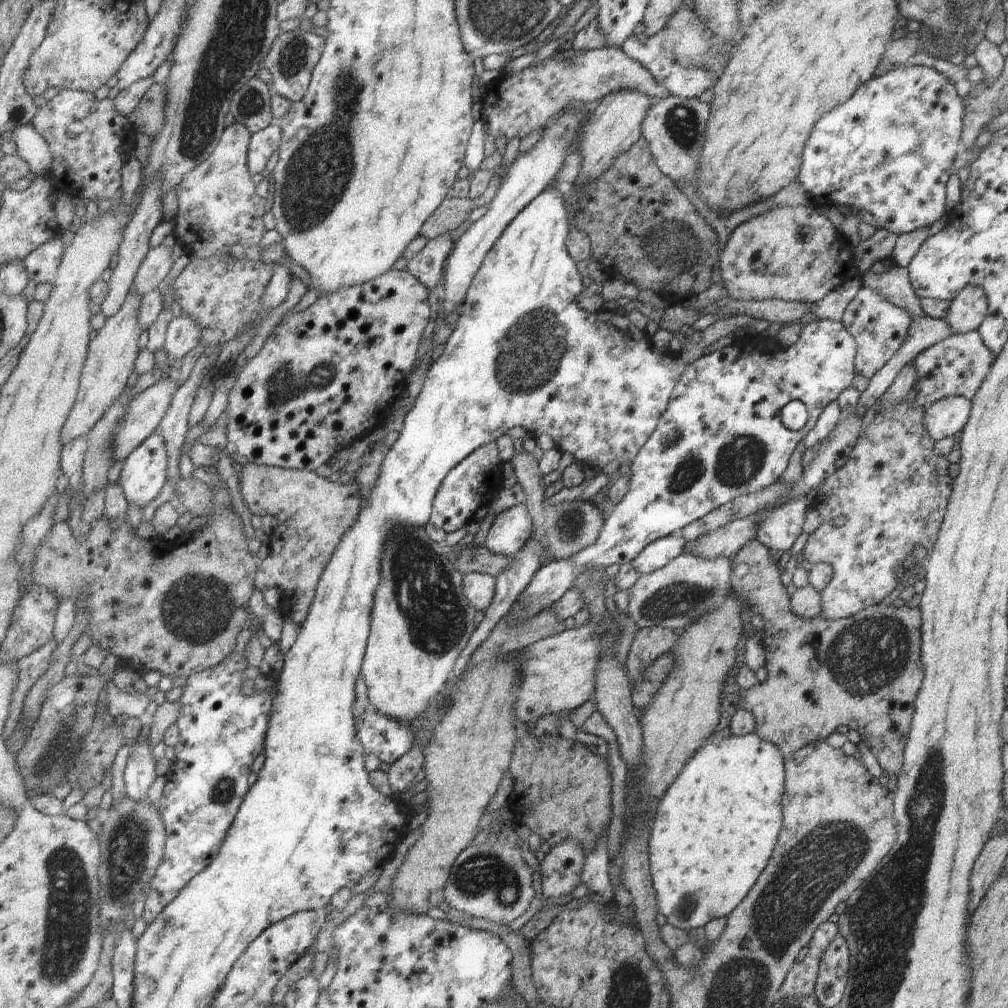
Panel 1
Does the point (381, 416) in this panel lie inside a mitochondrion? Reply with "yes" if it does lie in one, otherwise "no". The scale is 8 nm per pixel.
no

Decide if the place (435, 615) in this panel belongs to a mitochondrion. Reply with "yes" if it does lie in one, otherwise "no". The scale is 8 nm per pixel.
yes

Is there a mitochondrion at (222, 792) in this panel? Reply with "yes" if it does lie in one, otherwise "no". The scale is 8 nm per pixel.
yes

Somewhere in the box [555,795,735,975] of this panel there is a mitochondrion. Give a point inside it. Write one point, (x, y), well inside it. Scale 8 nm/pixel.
(686, 906)

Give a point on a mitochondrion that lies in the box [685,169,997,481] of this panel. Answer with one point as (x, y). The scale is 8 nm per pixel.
(968, 362)

